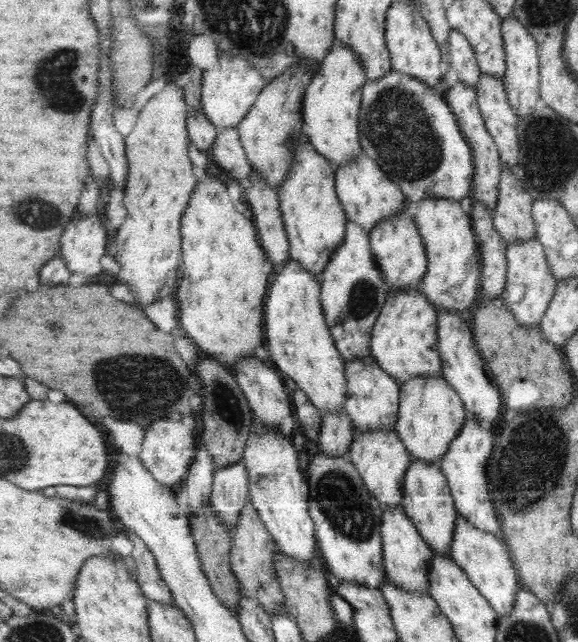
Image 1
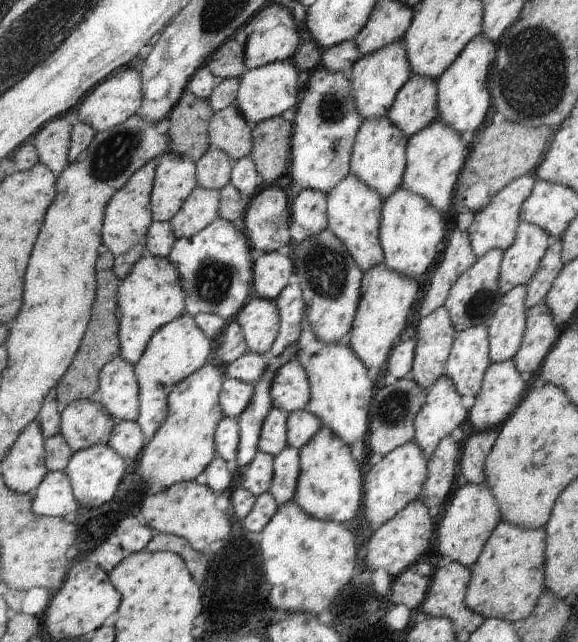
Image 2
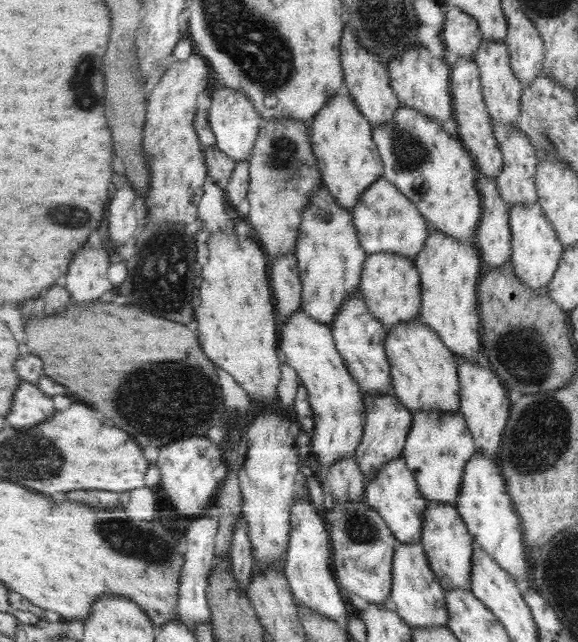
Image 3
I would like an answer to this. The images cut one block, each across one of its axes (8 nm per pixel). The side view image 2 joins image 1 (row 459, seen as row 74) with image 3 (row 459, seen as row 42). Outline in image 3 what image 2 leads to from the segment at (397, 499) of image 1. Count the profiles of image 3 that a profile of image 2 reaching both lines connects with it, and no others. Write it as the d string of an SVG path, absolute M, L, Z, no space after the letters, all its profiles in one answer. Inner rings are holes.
M403 458L391 460L391 464L387 464L387 468L379 472L379 476L367 482L367 488L365 488L367 503L379 512L386 524L390 526L395 538L407 544L421 543L423 528L426 527L426 508L429 502L422 496L418 481L407 467L406 461Z

